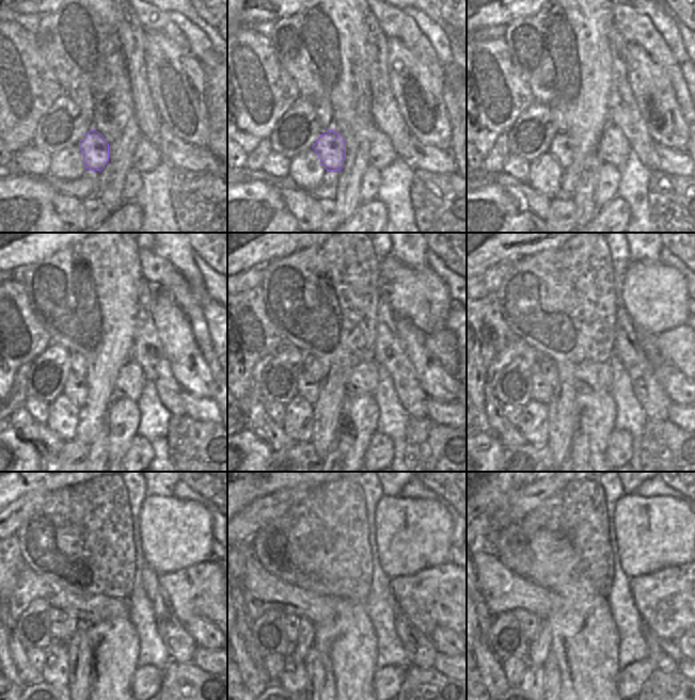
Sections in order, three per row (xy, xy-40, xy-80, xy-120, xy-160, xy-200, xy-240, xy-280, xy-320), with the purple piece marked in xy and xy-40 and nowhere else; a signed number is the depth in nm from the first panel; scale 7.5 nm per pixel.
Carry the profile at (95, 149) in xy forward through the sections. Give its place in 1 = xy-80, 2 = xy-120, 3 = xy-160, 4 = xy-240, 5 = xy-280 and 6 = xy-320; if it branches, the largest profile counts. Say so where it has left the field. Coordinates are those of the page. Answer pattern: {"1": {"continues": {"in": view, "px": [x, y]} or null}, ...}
{"1": {"continues": {"in": "xy-80", "px": [562, 147]}}, "2": {"continues": {"in": "xy-120", "px": [75, 387]}}, "3": {"continues": {"in": "xy-160", "px": [306, 386]}}, "4": {"continues": {"in": "xy-240", "px": [60, 630]}}, "5": {"continues": {"in": "xy-280", "px": [290, 621]}}, "6": {"continues": {"in": "xy-320", "px": [530, 624]}}}

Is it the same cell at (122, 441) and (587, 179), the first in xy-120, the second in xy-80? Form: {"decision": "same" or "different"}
{"decision": "different"}

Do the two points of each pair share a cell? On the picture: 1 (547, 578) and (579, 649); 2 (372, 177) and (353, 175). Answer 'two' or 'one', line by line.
1: one
2: two

